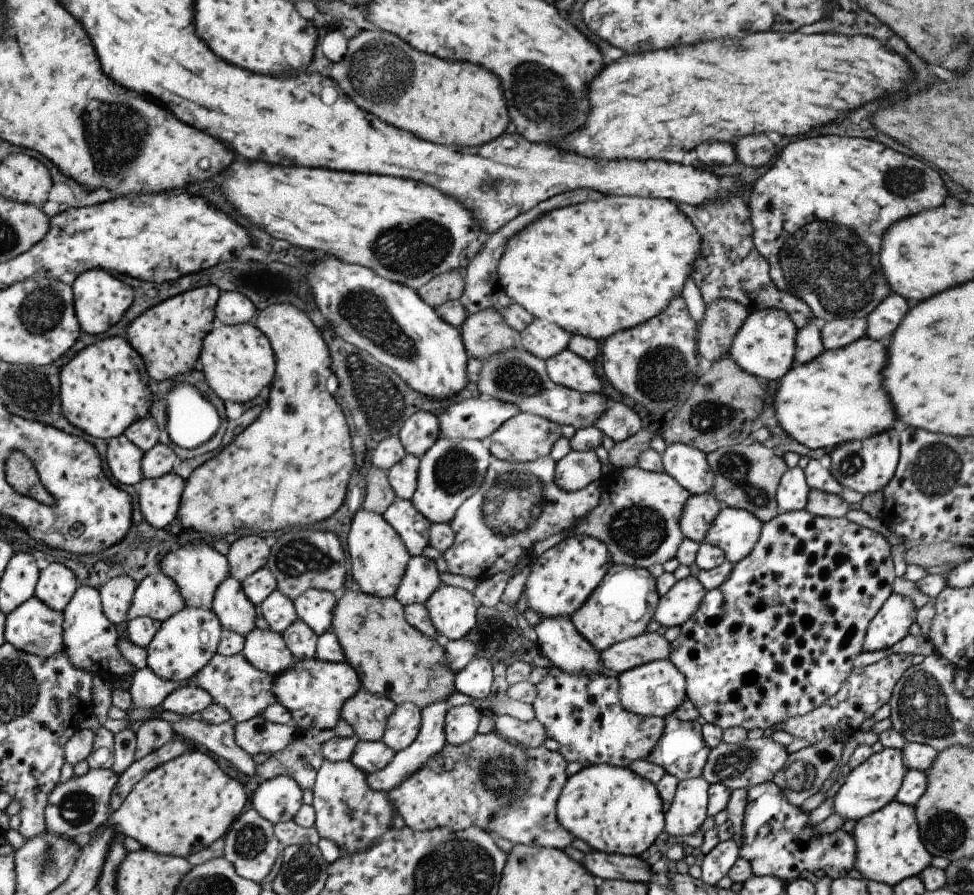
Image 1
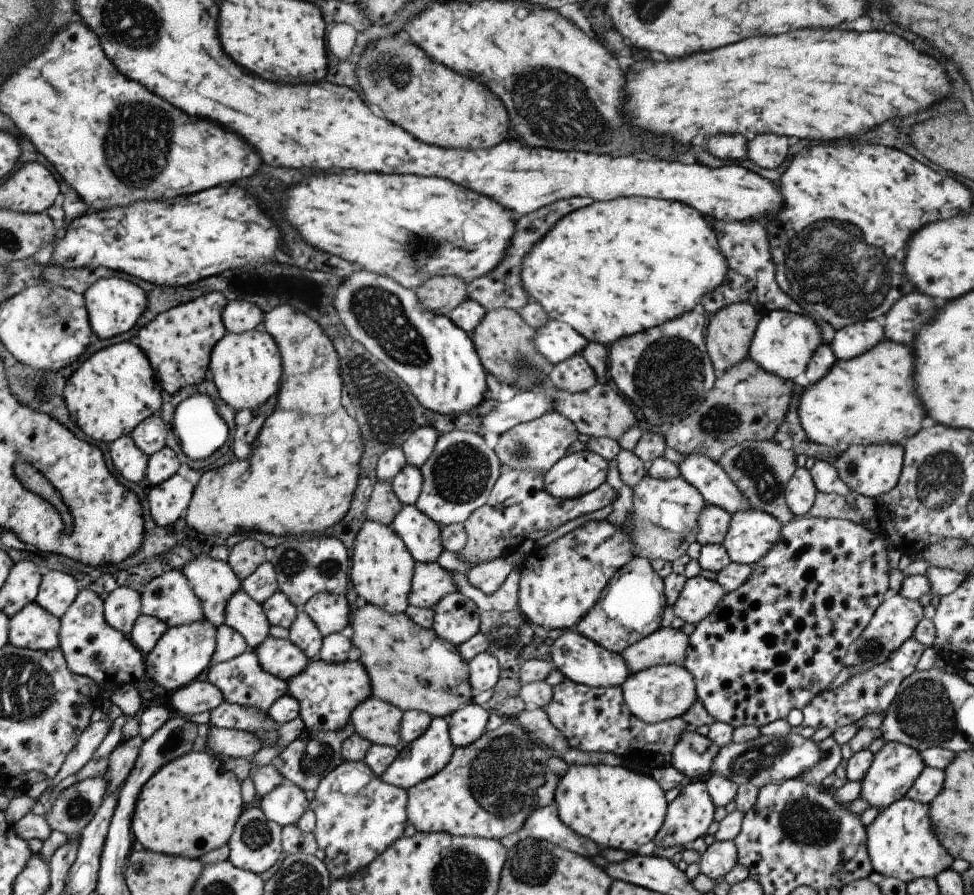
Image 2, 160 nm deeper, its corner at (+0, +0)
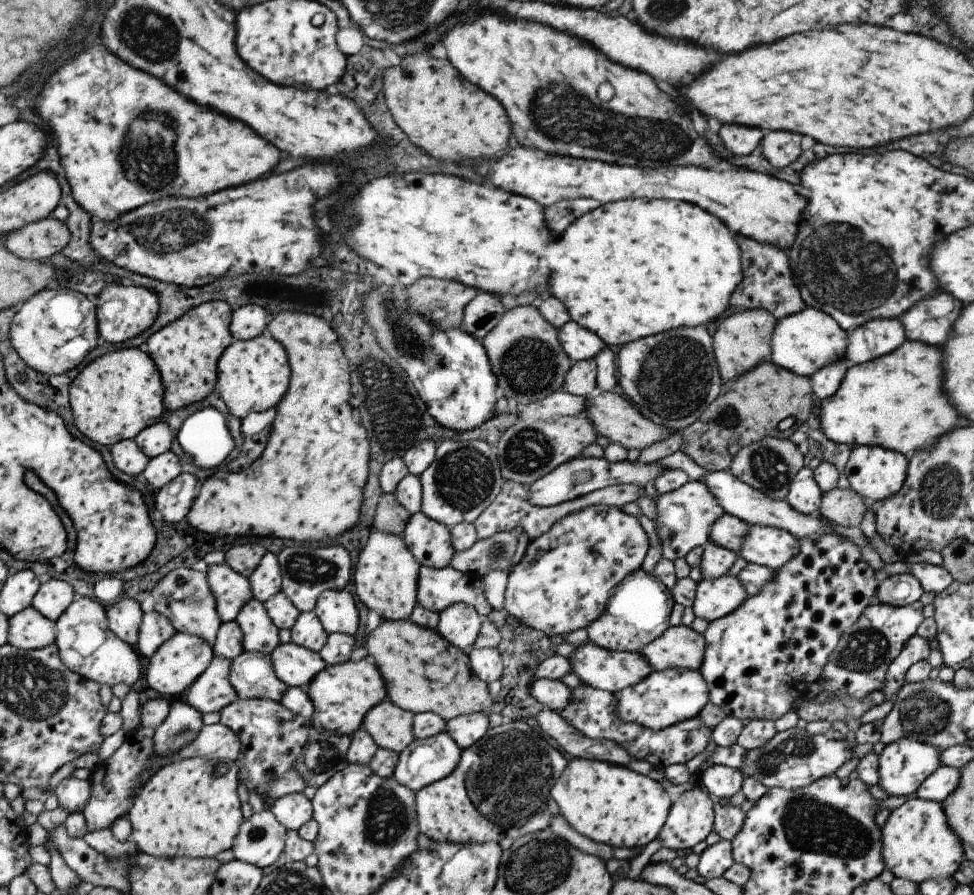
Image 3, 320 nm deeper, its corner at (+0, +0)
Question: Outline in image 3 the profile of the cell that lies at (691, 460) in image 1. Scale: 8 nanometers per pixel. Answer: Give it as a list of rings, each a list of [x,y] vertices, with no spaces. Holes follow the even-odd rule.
[[[707,471],[702,478],[709,492],[717,499],[721,508],[728,515],[736,516],[747,525],[759,525],[784,530],[796,539],[815,539],[831,532],[829,522],[819,517],[798,513],[784,499],[771,498],[764,492],[751,488],[748,484],[737,480],[729,471]]]

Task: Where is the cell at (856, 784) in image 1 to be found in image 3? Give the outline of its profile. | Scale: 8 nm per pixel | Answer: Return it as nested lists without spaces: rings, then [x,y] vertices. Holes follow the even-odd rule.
[[[899,738],[895,742],[887,744],[878,755],[877,762],[877,785],[887,796],[912,796],[913,792],[919,788],[919,784],[935,771],[939,762],[939,752],[937,748],[933,748],[931,744],[923,744],[911,740],[911,738]]]

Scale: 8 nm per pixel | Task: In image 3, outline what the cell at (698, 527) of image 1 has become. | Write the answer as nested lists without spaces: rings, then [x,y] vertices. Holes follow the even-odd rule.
[[[723,513],[710,528],[708,540],[737,554],[747,531],[748,526],[745,521],[739,520],[736,516]]]

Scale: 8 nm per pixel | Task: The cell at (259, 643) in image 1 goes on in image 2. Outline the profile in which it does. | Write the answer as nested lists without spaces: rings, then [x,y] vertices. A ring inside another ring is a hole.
[[[270,635],[253,651],[263,670],[285,682],[303,672],[309,662],[291,641],[276,639]]]

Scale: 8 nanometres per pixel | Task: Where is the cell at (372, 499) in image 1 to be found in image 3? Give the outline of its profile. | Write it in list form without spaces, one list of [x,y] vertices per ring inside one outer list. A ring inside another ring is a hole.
[[[382,493],[373,514],[373,528],[394,535],[401,535],[410,514],[392,494]]]

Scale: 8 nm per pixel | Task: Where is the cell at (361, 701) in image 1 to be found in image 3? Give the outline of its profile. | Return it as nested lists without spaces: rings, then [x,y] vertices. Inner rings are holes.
[[[387,699],[369,708],[361,720],[361,728],[371,736],[378,748],[397,754],[413,740],[413,713],[398,708]]]

